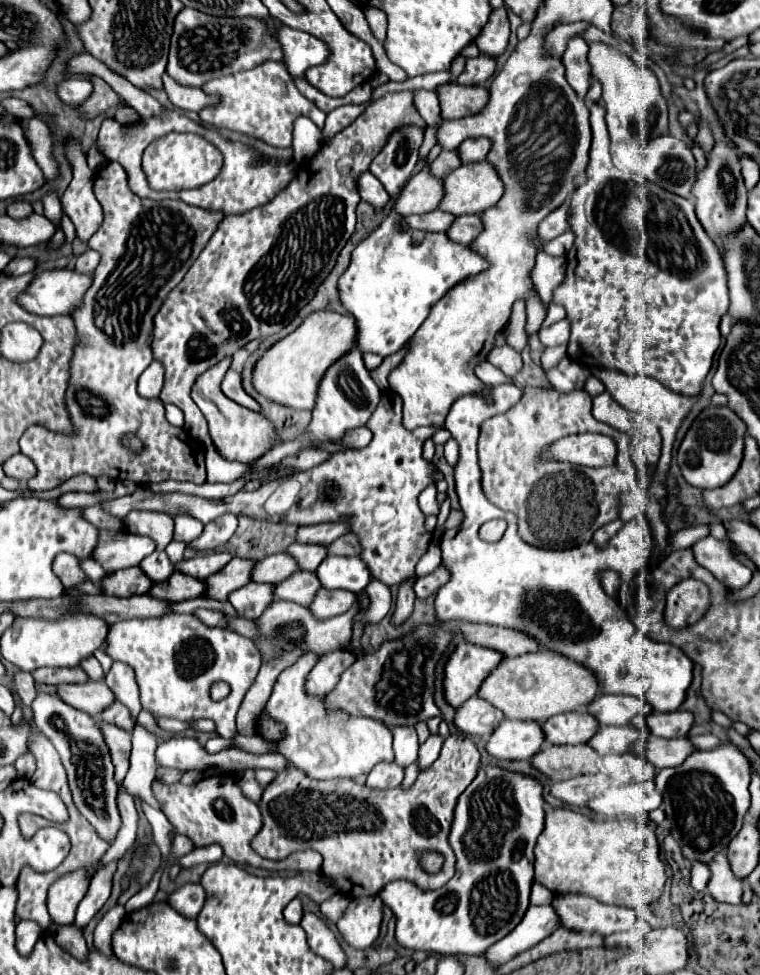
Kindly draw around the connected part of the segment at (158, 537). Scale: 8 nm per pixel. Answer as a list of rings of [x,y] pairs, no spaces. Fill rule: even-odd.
[[[133,511],[125,517],[125,527],[129,533],[151,537],[157,545],[157,551],[163,551],[173,539],[173,519],[167,513]]]

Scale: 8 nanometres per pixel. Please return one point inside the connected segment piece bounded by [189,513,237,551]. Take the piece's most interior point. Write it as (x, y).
(217, 533)

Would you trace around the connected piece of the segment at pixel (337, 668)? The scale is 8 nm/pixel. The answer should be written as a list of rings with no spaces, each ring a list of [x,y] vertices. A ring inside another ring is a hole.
[[[335,649],[327,651],[319,657],[317,665],[309,671],[309,677],[305,681],[305,693],[309,695],[325,695],[329,693],[337,681],[339,675],[355,663],[355,655],[349,649]]]

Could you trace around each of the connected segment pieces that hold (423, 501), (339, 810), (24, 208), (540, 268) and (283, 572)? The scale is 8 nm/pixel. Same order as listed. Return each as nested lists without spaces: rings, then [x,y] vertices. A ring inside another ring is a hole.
[[[429,485],[429,487],[425,487],[421,491],[421,495],[418,497],[418,505],[425,515],[429,515],[429,513],[435,513],[437,515],[439,513],[439,503],[435,501],[435,495],[437,495],[435,485]]]
[[[449,735],[443,743],[443,749],[441,749],[441,755],[439,759],[423,773],[419,773],[413,787],[409,791],[401,791],[401,787],[397,789],[391,789],[391,791],[381,791],[381,789],[369,789],[367,785],[357,785],[353,779],[331,779],[331,781],[317,781],[317,779],[311,779],[307,777],[301,769],[289,769],[287,773],[277,773],[277,777],[263,787],[263,795],[259,799],[259,809],[261,809],[261,815],[263,815],[263,827],[261,831],[253,837],[251,841],[251,847],[265,859],[285,859],[289,857],[289,853],[295,853],[295,851],[305,851],[305,849],[313,849],[317,853],[321,853],[323,857],[323,865],[321,865],[321,873],[325,879],[329,879],[329,883],[341,891],[341,893],[347,893],[347,895],[353,895],[353,887],[359,887],[359,895],[377,895],[389,881],[397,881],[397,879],[409,879],[417,885],[421,885],[423,889],[437,889],[441,885],[445,885],[453,873],[455,873],[455,855],[447,843],[447,835],[449,835],[449,829],[451,829],[451,821],[453,821],[453,811],[455,811],[455,803],[457,803],[457,797],[467,789],[467,785],[473,781],[473,777],[477,777],[477,769],[479,769],[479,751],[475,747],[475,743],[467,737],[467,735]],[[425,851],[437,851],[445,857],[445,863],[441,867],[439,873],[425,873],[425,869],[421,869],[421,863],[419,863],[419,853],[425,853]]]
[[[13,201],[7,205],[7,215],[13,219],[23,219],[33,213],[33,207],[29,201]]]
[[[537,253],[537,263],[533,269],[533,283],[539,289],[545,305],[553,301],[553,289],[565,279],[565,257],[549,257],[547,253]]]
[[[277,553],[273,557],[265,557],[263,561],[257,561],[253,565],[251,581],[255,583],[277,583],[287,579],[291,573],[295,573],[299,567],[295,559],[291,559],[285,553]]]

